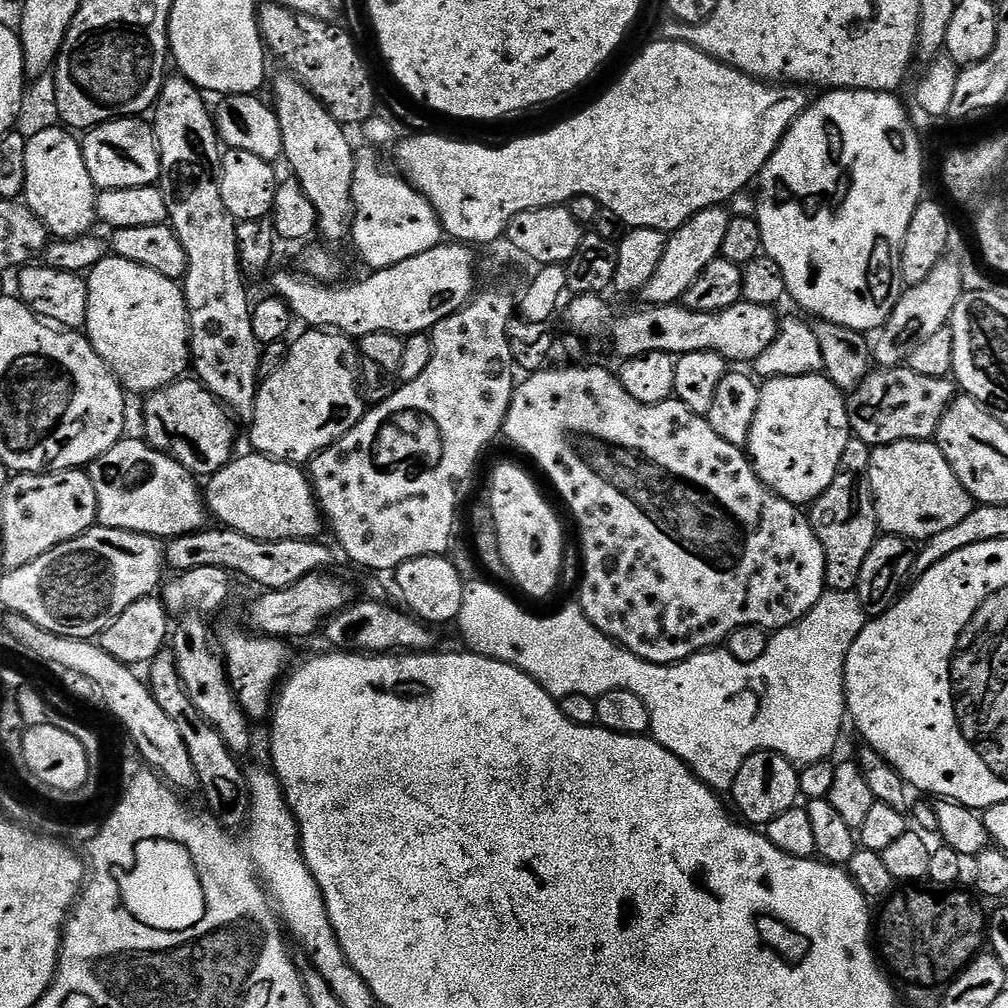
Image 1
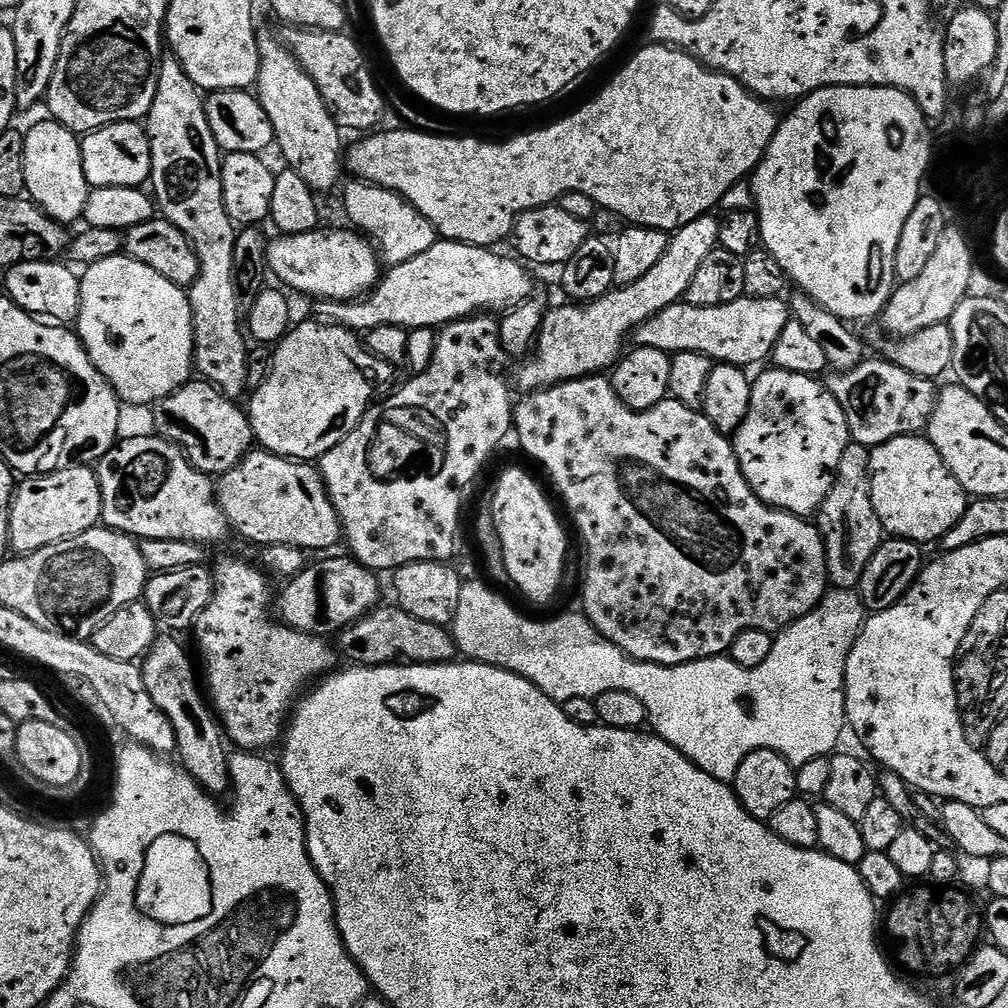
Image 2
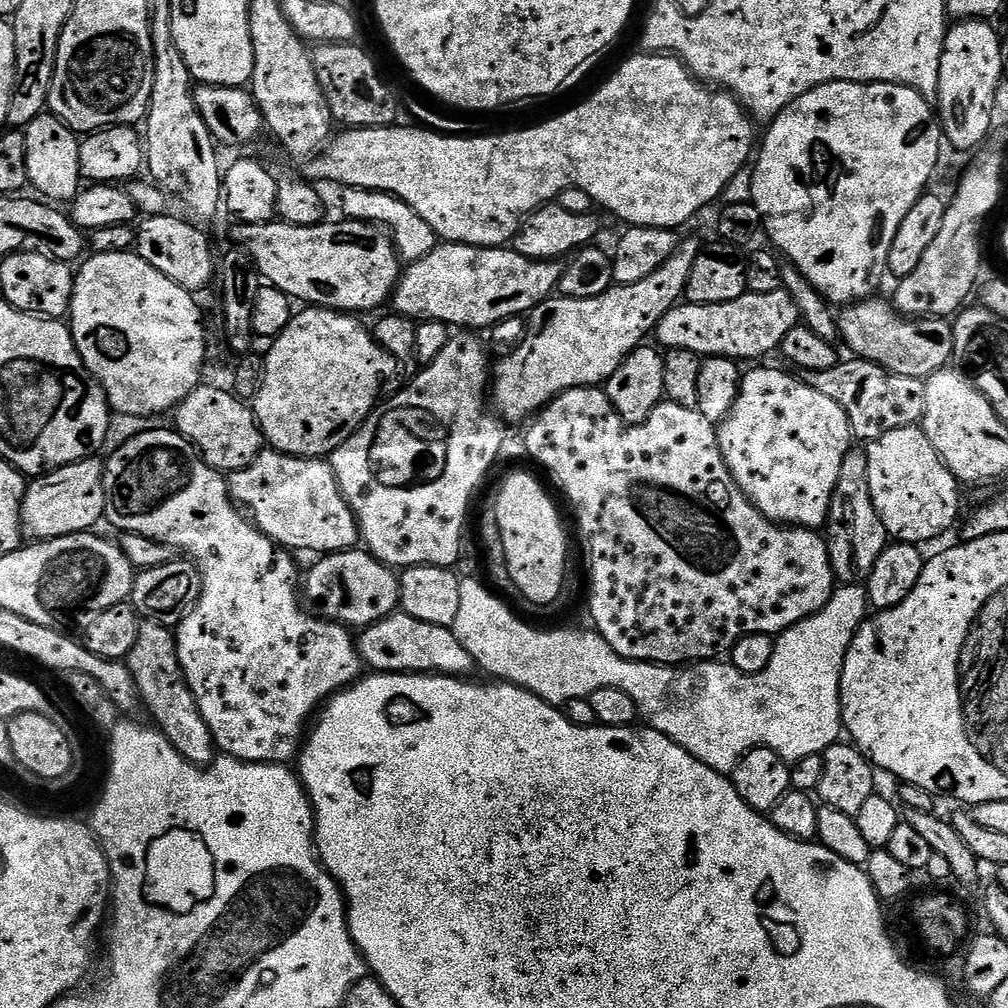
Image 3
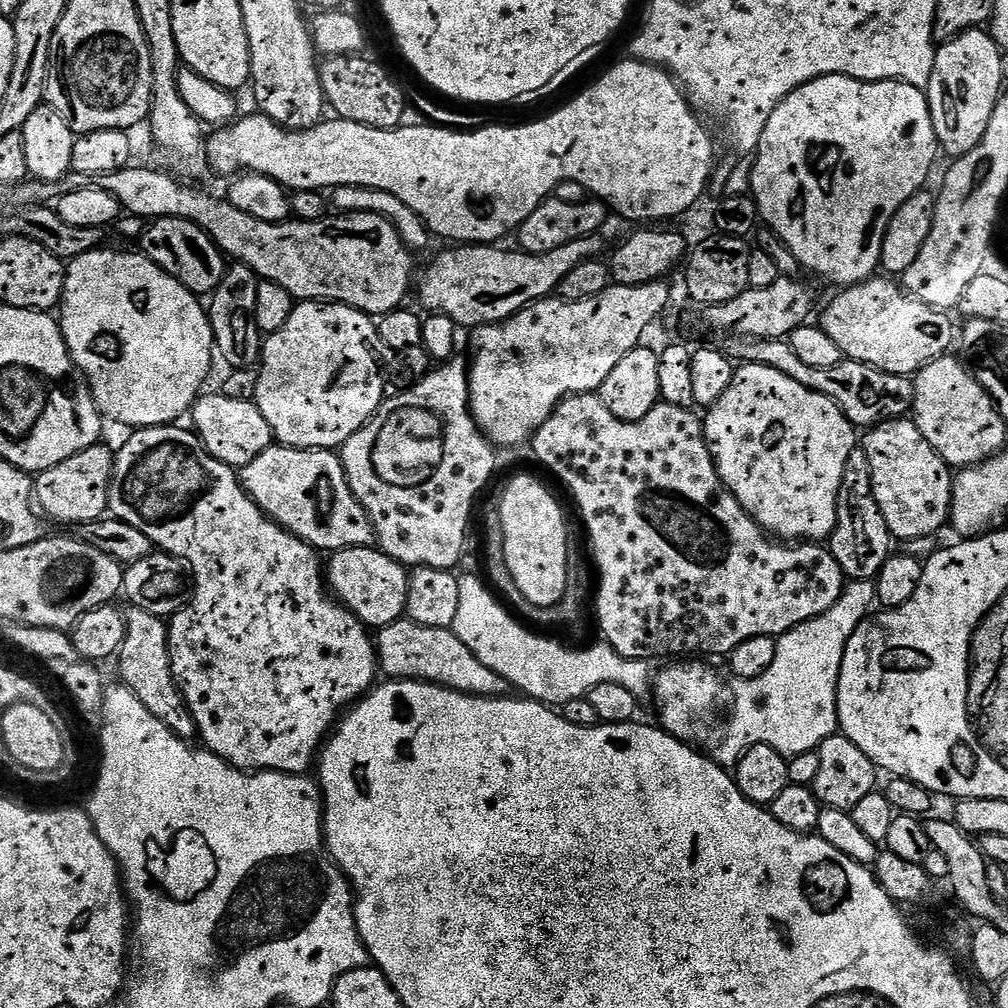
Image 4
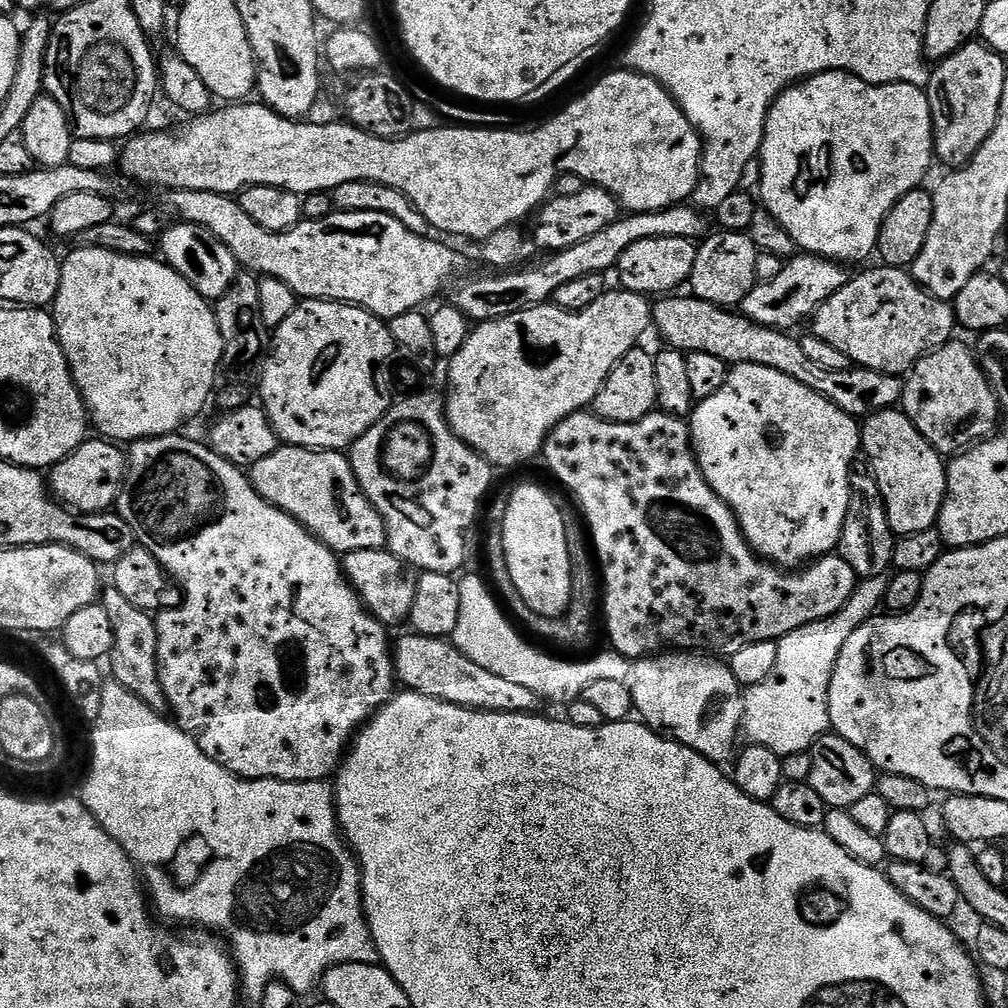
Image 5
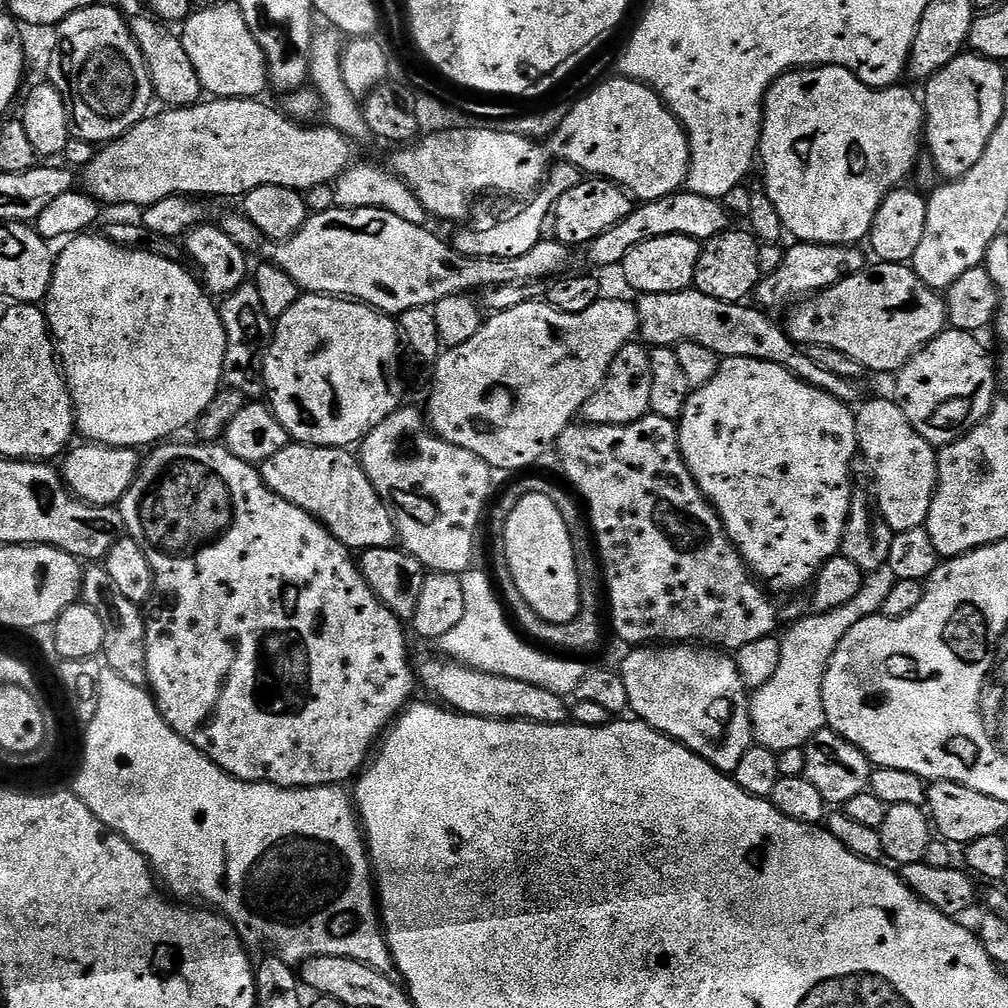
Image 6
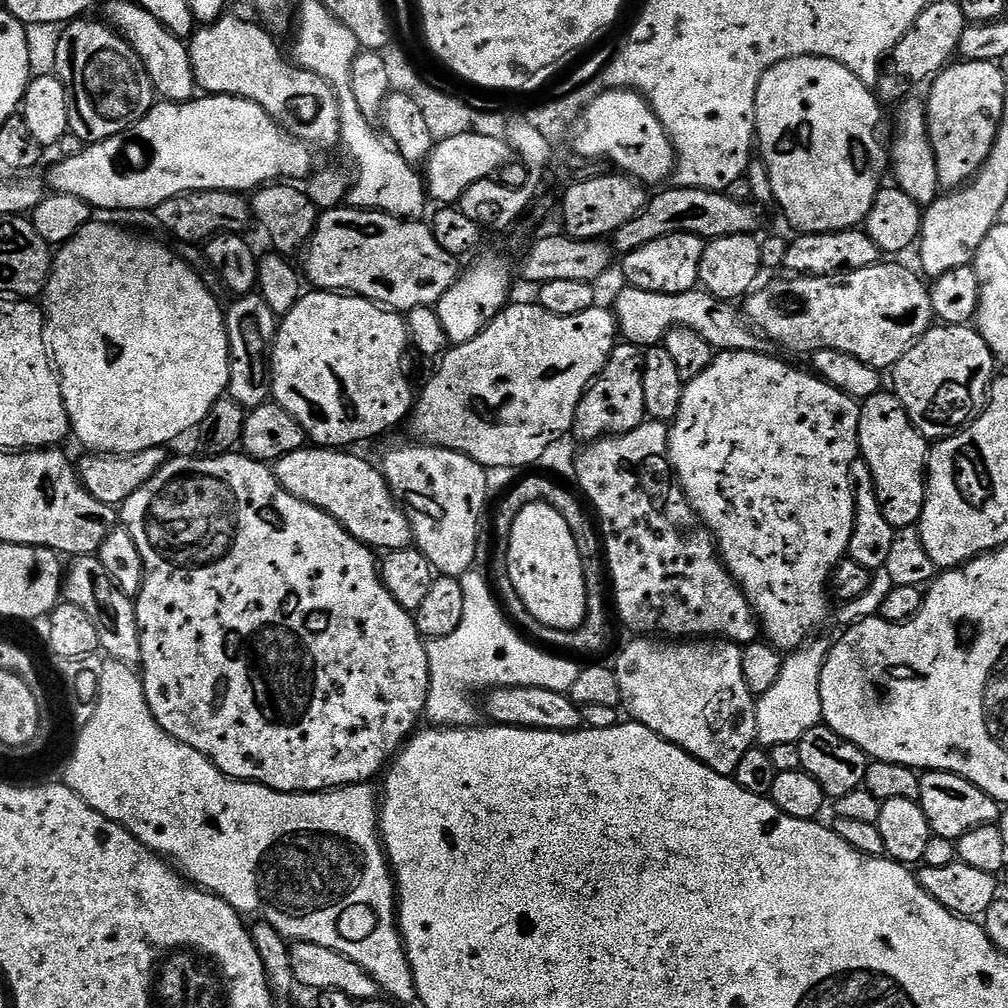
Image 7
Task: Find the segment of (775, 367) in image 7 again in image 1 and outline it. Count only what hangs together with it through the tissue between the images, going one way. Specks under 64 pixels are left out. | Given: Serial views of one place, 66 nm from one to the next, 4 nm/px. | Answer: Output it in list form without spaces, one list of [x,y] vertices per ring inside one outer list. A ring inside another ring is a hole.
[[[824,374],[814,376],[799,376],[798,378],[774,378],[766,380],[760,384],[760,397],[758,398],[758,414],[754,414],[754,426],[750,426],[750,438],[746,455],[752,461],[752,468],[758,474],[760,479],[767,488],[781,496],[786,502],[797,506],[811,506],[817,498],[824,493],[834,482],[834,478],[840,472],[840,459],[846,450],[850,439],[850,429],[848,426],[848,405],[846,396],[834,382]]]

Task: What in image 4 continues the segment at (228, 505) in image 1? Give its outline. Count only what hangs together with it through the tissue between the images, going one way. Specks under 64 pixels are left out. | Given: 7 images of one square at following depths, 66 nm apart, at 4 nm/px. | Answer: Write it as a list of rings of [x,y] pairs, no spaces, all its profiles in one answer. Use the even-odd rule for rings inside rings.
[[[273,446],[258,454],[258,458],[250,462],[250,466],[239,469],[238,475],[248,497],[275,524],[281,524],[287,532],[294,534],[311,548],[331,554],[343,548],[366,548],[373,543],[374,533],[370,518],[352,493],[350,482],[346,478],[344,461],[335,451]]]

